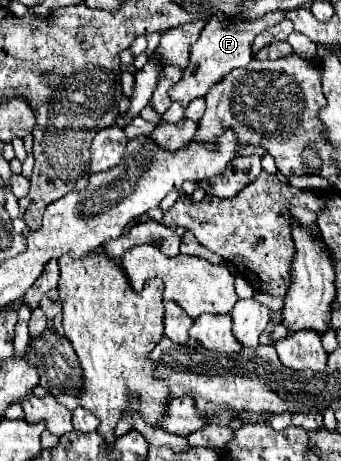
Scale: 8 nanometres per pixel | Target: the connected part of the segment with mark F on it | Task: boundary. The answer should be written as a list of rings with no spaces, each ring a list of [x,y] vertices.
[[[215,16],[205,24],[201,30],[199,40],[189,50],[189,66],[183,70],[183,78],[169,90],[169,98],[173,102],[179,102],[183,108],[189,106],[191,100],[201,98],[207,94],[207,90],[217,84],[223,76],[227,76],[233,68],[243,68],[251,62],[251,42],[261,32],[261,26],[267,28],[267,24],[257,20],[239,20],[235,24],[223,24]]]

